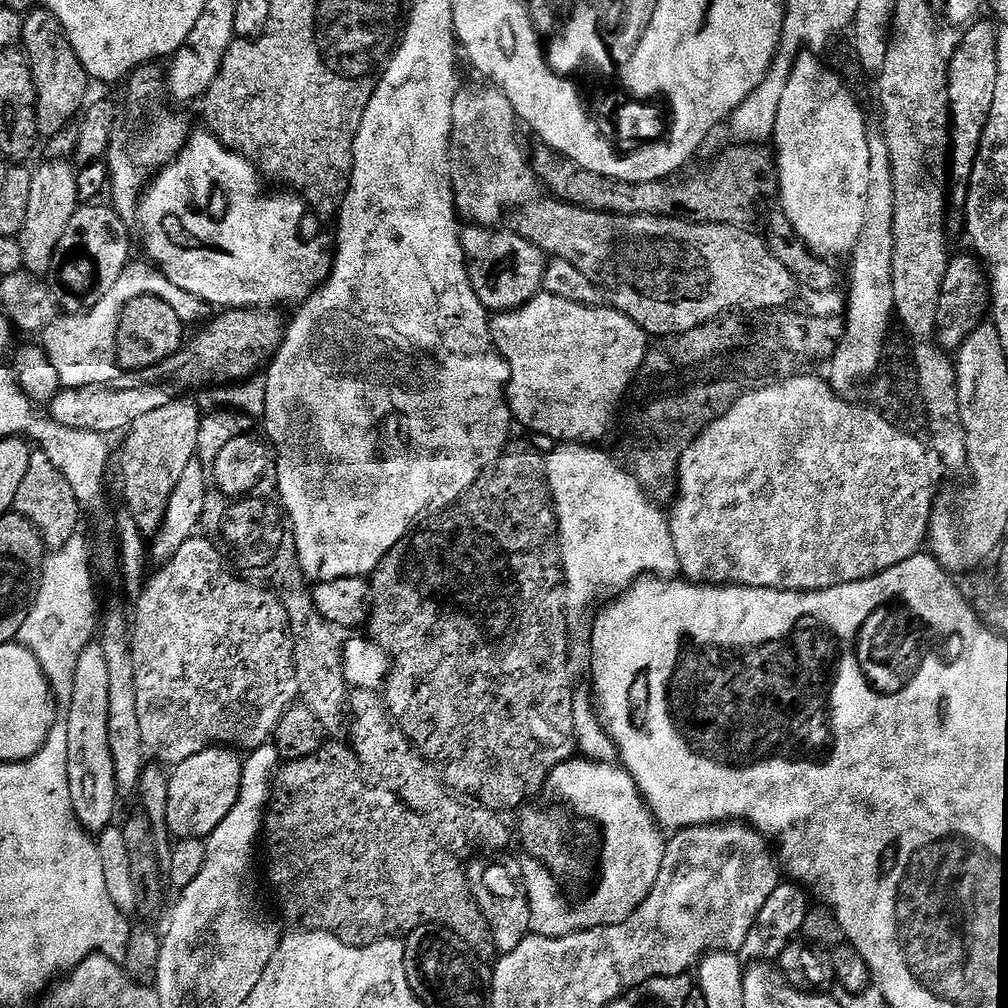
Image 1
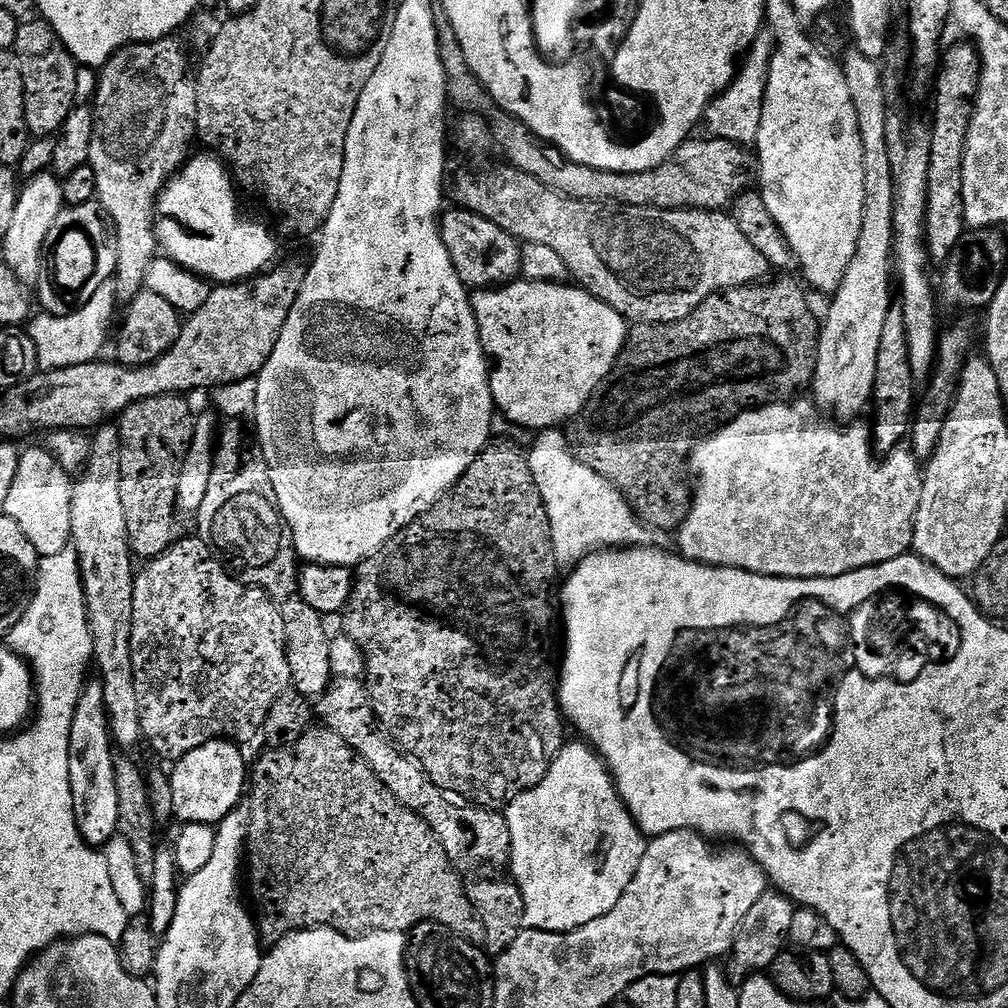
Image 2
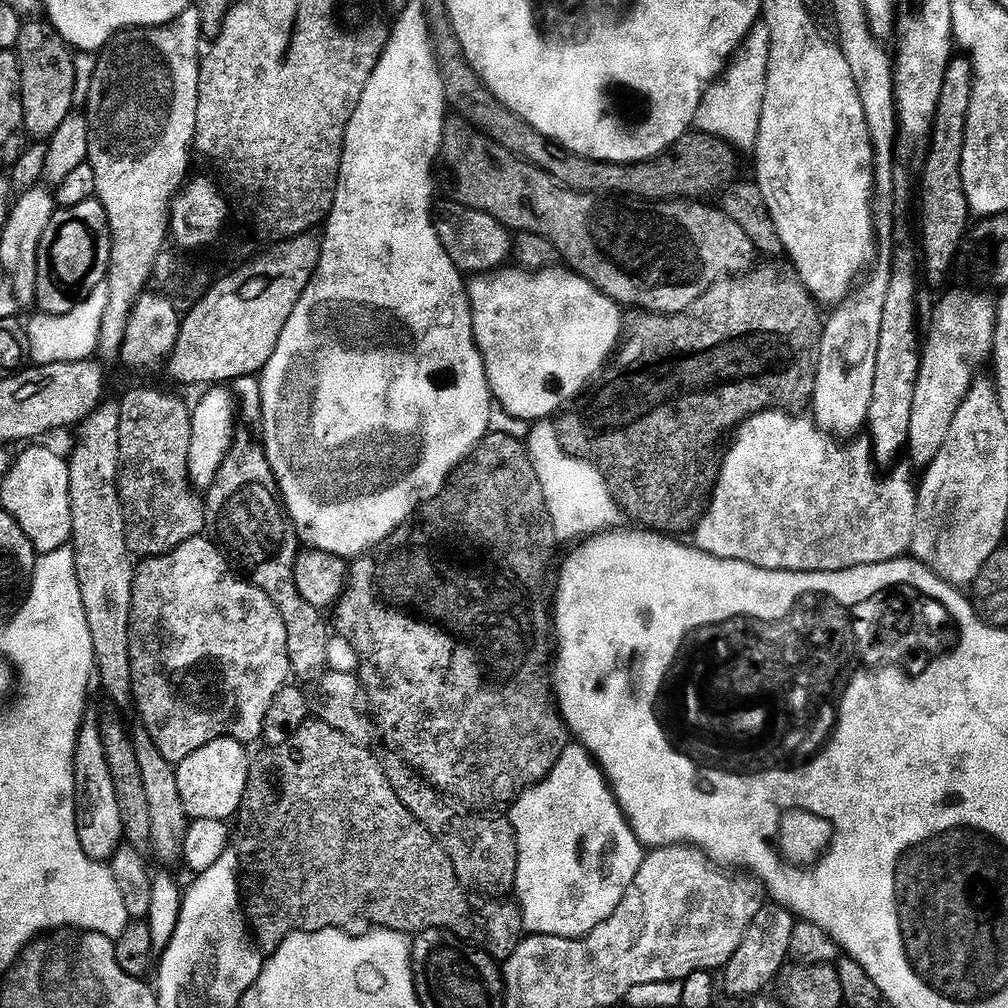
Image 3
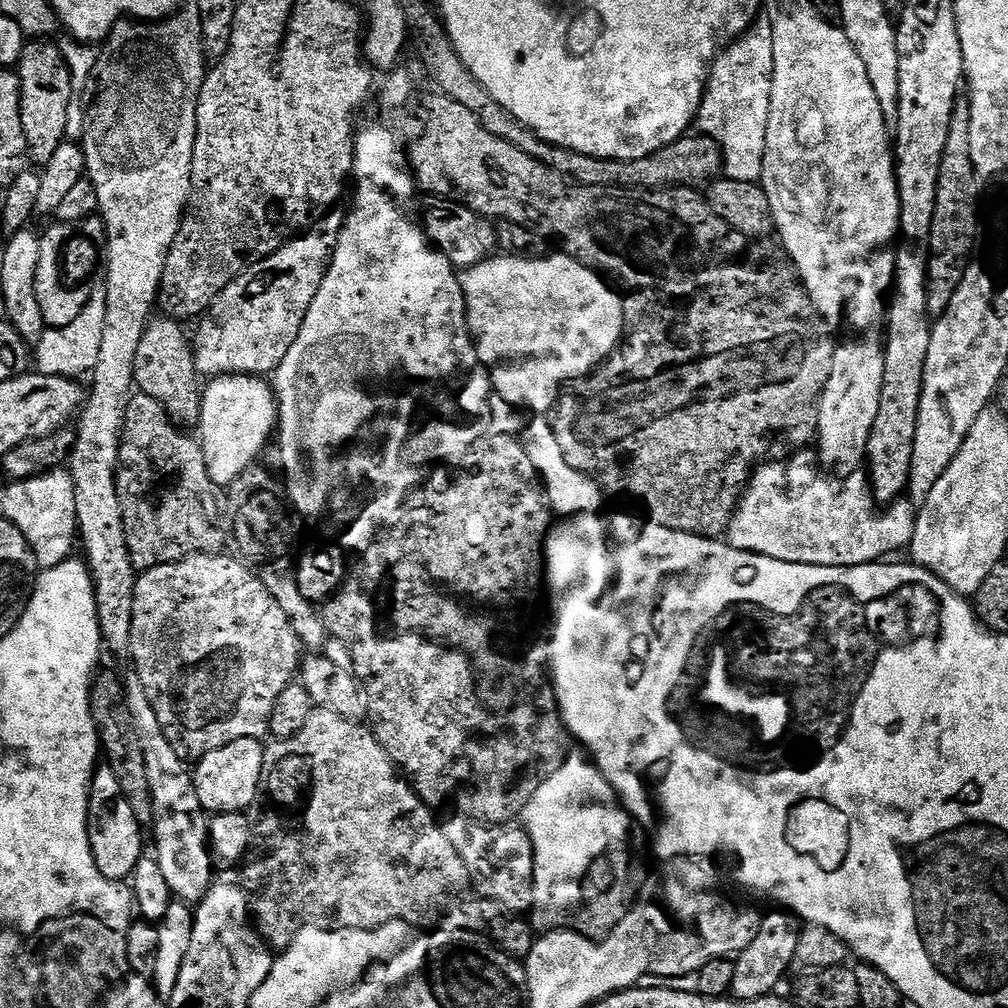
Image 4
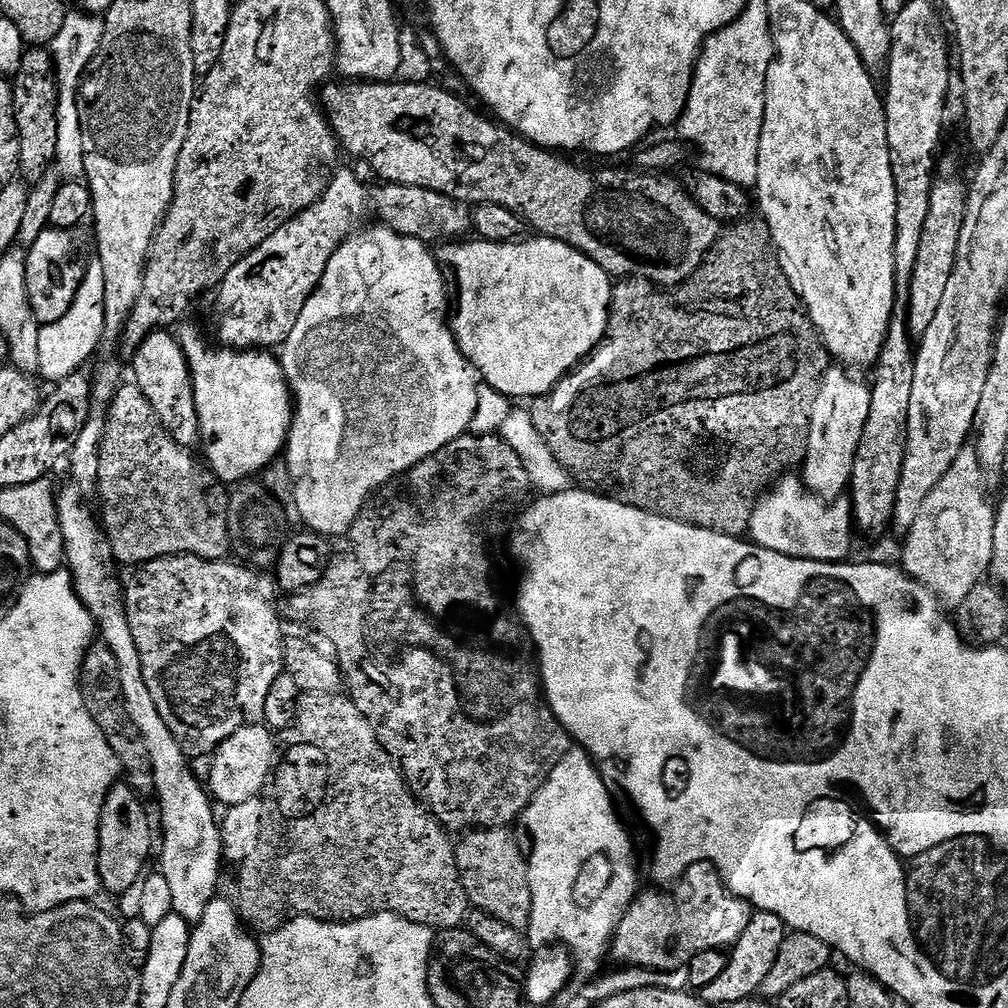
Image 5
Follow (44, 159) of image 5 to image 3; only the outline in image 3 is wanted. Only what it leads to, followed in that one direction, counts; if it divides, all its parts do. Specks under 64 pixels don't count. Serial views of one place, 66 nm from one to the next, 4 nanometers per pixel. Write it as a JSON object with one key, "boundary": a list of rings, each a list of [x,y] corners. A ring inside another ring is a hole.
{"boundary":[[[36,18],[23,25],[14,51],[20,58],[25,133],[33,141],[47,142],[63,120],[74,112],[72,103],[76,100],[78,77],[73,49],[60,37],[54,25]]]}

